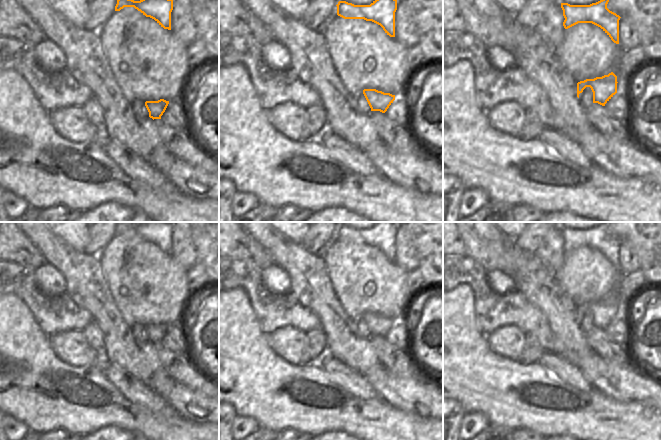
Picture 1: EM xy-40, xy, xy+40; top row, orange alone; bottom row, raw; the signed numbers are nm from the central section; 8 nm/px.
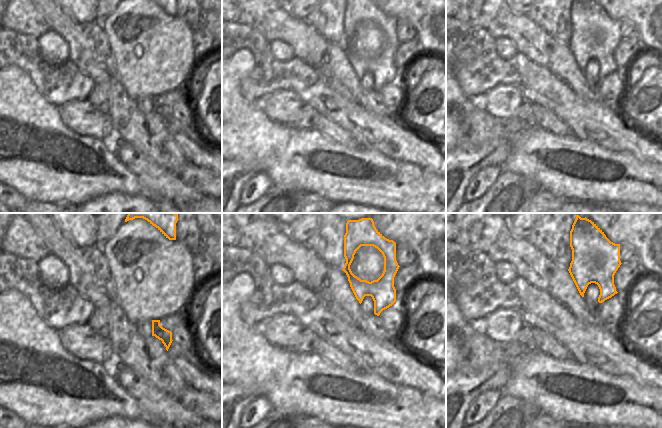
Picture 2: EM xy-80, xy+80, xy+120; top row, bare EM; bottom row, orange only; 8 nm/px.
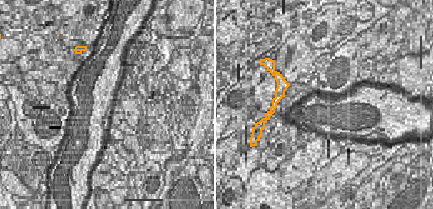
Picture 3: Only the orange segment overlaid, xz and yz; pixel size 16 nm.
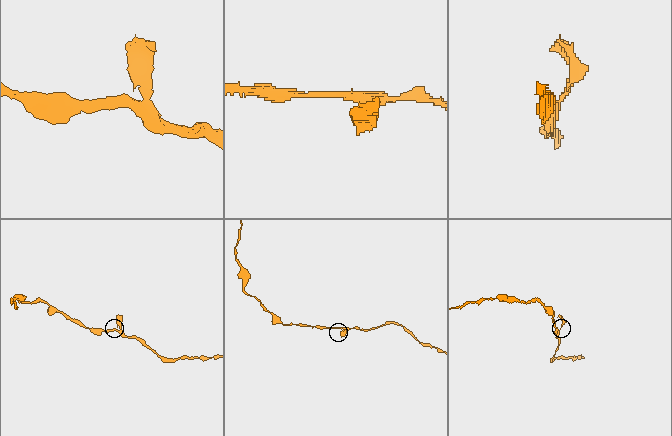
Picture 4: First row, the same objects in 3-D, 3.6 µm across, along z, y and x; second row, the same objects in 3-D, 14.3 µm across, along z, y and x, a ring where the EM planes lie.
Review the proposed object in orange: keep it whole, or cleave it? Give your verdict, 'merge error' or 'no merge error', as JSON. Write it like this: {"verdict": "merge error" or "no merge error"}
{"verdict": "no merge error"}

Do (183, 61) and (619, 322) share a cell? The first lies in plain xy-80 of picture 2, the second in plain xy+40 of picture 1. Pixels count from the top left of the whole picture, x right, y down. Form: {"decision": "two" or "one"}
{"decision": "two"}

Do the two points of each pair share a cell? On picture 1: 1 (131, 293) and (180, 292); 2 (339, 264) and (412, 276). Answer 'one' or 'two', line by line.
1: one
2: two

